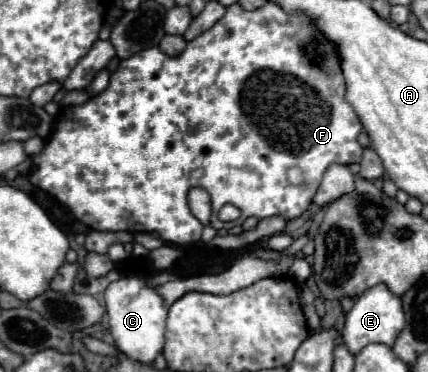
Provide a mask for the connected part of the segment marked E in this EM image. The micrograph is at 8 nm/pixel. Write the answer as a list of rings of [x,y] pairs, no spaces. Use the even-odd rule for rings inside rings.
[[[378,284],[378,286],[366,290],[362,296],[356,298],[352,310],[346,314],[342,340],[344,340],[344,346],[350,350],[350,354],[356,356],[364,346],[374,344],[374,342],[392,346],[402,328],[404,328],[402,300],[398,296],[394,296],[384,284]]]

